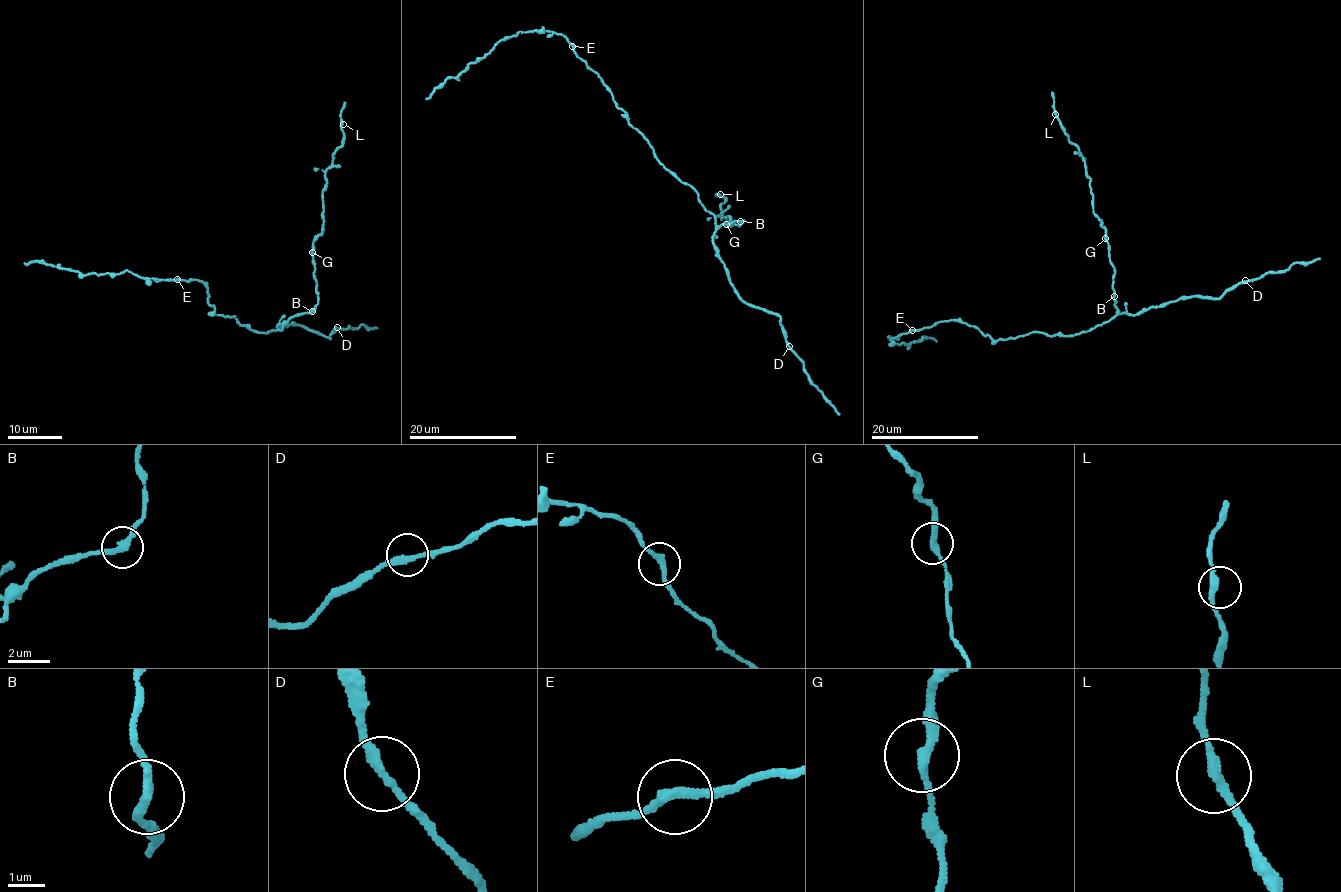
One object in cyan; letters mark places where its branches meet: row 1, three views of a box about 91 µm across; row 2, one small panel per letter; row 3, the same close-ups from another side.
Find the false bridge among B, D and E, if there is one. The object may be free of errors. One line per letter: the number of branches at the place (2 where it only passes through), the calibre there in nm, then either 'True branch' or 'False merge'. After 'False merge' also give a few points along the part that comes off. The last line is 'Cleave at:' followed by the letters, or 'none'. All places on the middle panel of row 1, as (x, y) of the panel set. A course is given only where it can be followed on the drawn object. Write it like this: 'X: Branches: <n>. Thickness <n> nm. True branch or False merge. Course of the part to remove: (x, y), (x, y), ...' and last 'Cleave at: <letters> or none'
B: Branches: 2. Thickness 260 nm. True branch
D: Branches: 2. Thickness 240 nm. True branch
E: Branches: 2. Thickness 240 nm. True branch
Cleave at: none

